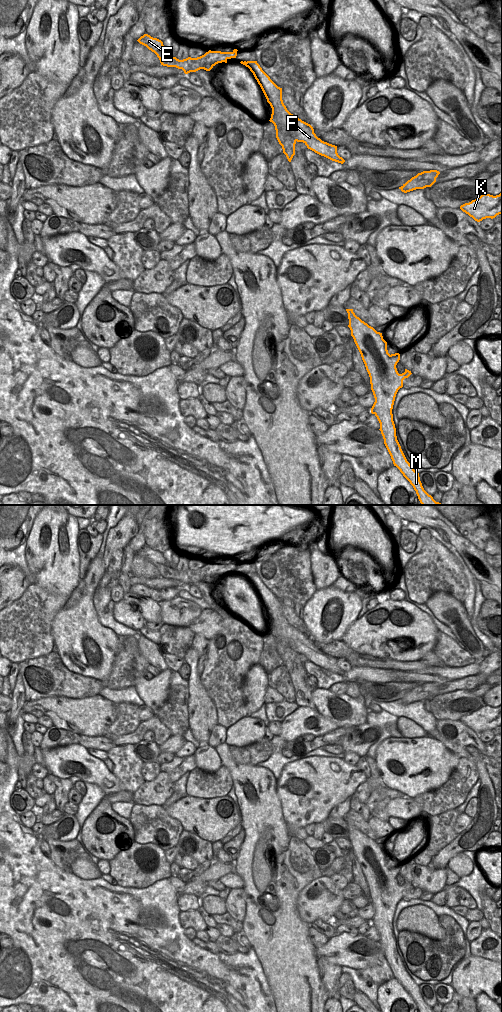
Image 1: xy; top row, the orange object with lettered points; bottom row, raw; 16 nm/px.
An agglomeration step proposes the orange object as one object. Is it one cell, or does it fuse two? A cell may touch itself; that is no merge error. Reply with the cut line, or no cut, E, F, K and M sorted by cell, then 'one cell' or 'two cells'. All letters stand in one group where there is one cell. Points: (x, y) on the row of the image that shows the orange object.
cut in xy along (272, 109), (280, 131), (286, 133), (287, 122), (296, 140); E F K / M; two cells

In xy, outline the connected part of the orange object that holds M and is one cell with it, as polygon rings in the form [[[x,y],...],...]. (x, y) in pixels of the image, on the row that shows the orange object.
[[[346,309],[346,311],[351,336],[370,377],[371,390],[375,398],[371,413],[377,417],[380,423],[379,430],[393,464],[413,486],[422,505],[441,505],[424,490],[419,473],[407,461],[396,436],[392,414],[395,397],[398,390],[403,387],[403,380],[412,373],[405,369],[404,373],[399,374],[396,365],[400,360],[400,354],[390,355],[382,333],[377,332],[357,317],[353,309]]]

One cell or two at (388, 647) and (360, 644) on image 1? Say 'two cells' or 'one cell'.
one cell

